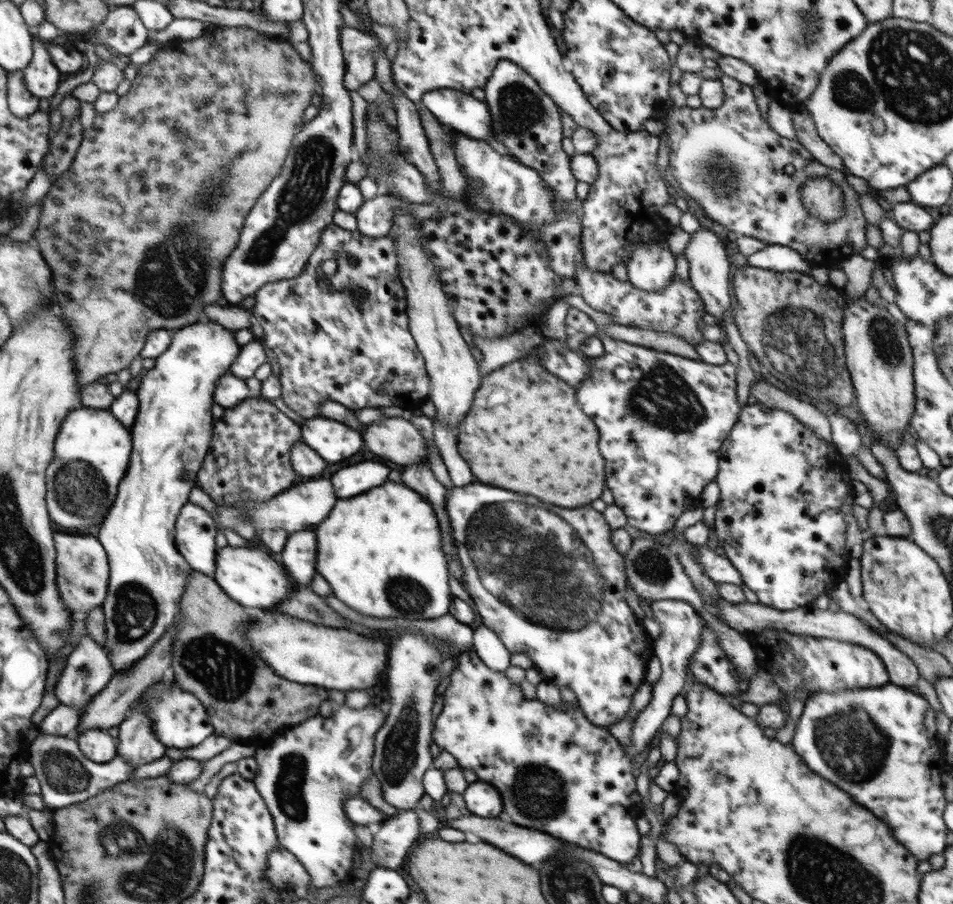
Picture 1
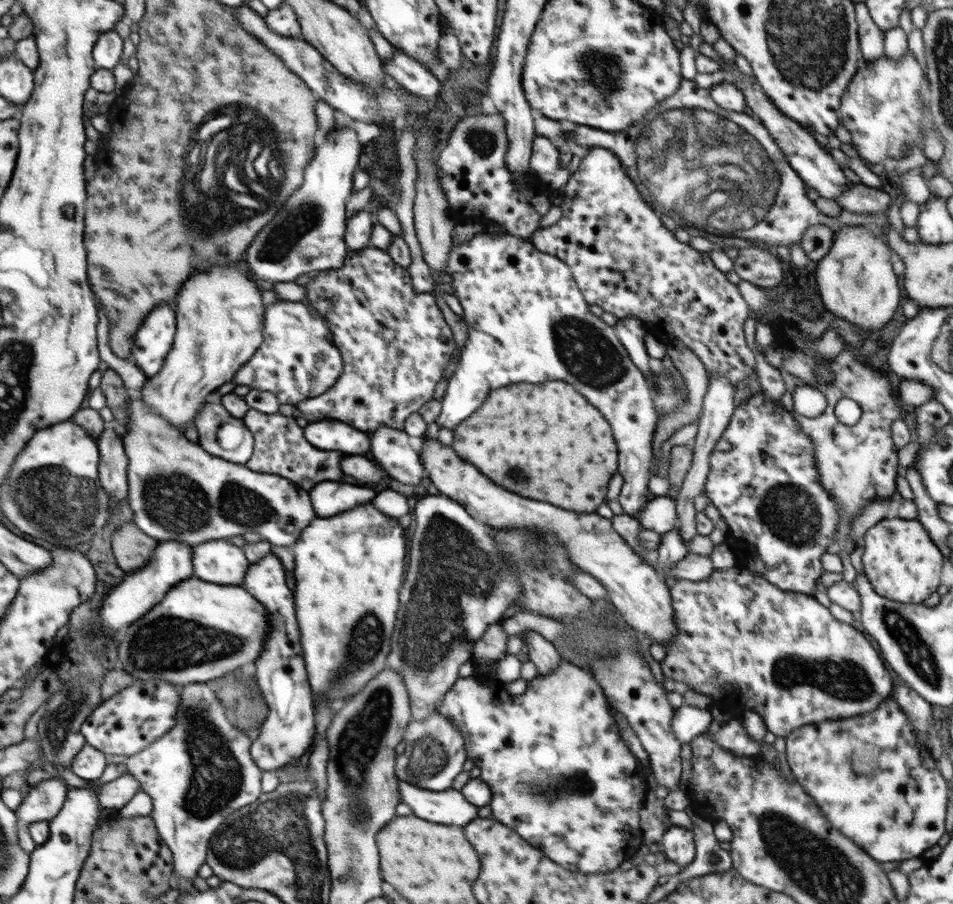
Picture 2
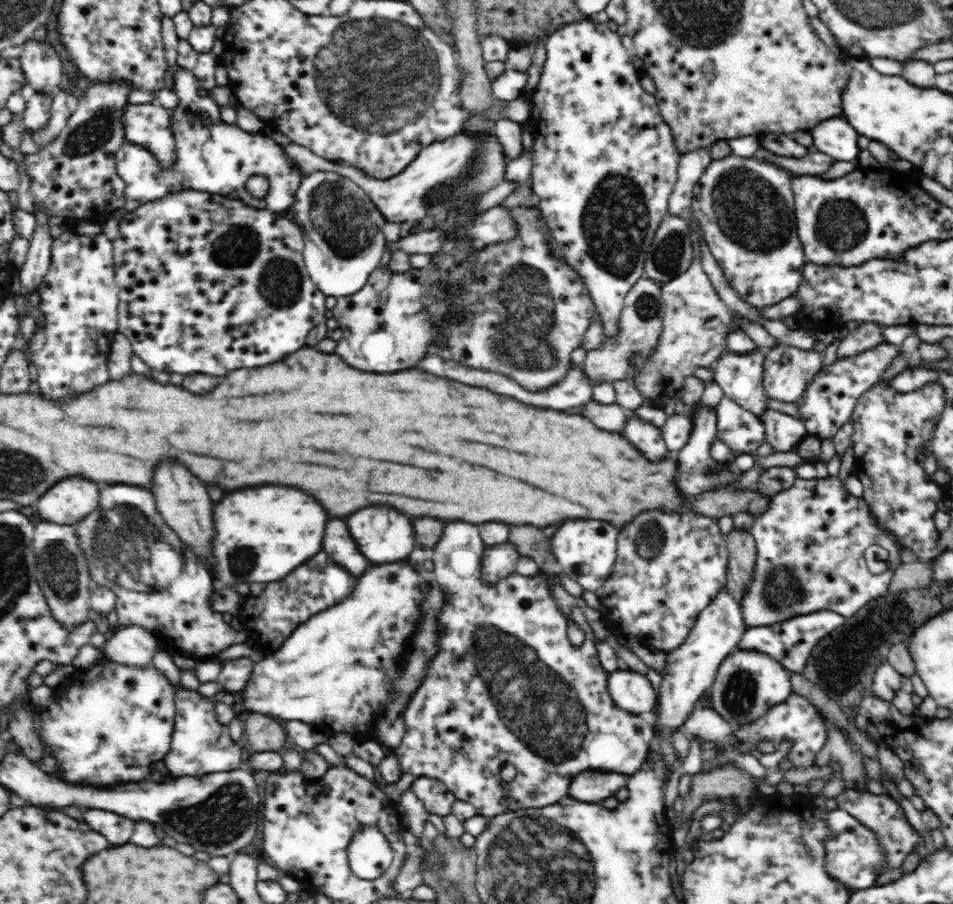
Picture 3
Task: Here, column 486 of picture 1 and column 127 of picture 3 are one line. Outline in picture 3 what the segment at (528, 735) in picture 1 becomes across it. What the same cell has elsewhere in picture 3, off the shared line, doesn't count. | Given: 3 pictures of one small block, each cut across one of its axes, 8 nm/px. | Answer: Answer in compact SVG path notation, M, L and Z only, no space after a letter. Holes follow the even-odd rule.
M102 658L96 665L80 671L72 682L72 686L66 691L56 693L53 701L43 709L37 710L40 718L39 739L43 744L44 756L49 755L56 758L58 762L58 770L55 776L61 778L64 782L70 784L79 784L80 786L96 786L96 788L108 788L108 786L116 786L126 784L128 782L140 782L144 780L146 774L150 774L151 764L163 760L165 754L170 750L170 738L174 732L175 723L175 685L173 685L163 674L156 670L153 663L144 668L134 668L125 664L118 664L107 658Z

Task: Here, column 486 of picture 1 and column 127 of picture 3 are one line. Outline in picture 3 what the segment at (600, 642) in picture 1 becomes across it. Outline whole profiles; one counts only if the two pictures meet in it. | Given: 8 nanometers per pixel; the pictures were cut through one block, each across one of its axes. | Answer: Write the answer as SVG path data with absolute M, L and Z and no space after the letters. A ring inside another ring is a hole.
M102 484L99 498L98 508L76 524L76 534L92 582L109 588L116 595L115 610L118 624L125 627L135 624L149 630L155 638L159 638L162 644L165 644L161 650L166 653L170 650L183 650L199 658L218 654L234 644L246 642L249 634L245 629L236 631L222 619L221 612L216 612L210 607L215 586L212 575L199 559L199 555L192 552L191 547L188 548L178 538L178 533L166 524L156 509L154 496L148 490L124 484L114 486Z

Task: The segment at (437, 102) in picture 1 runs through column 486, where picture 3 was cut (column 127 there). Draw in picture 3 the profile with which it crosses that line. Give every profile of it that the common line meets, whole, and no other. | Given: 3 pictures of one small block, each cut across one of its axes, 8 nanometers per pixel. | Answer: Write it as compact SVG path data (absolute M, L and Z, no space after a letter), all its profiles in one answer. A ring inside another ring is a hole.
M155 101L126 104L122 113L125 140L153 152L161 168L168 170L176 160L170 110Z

